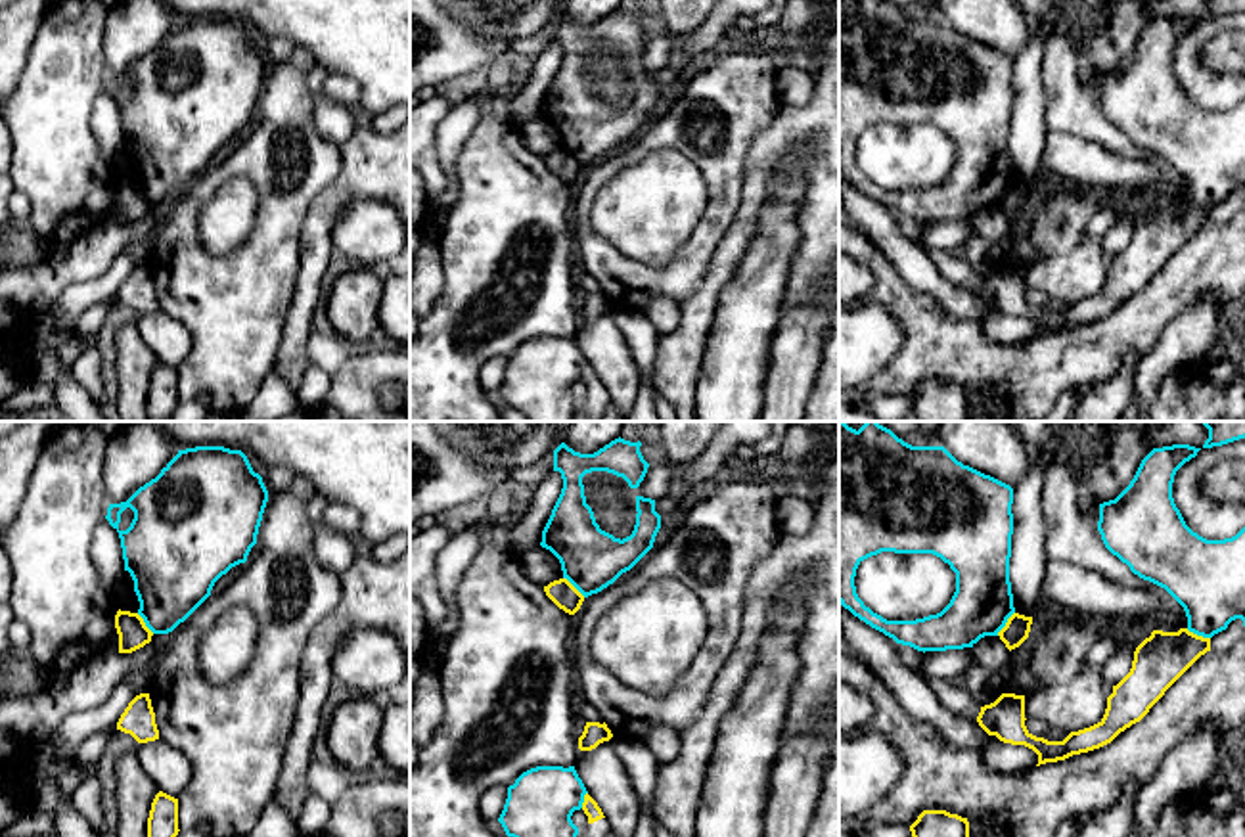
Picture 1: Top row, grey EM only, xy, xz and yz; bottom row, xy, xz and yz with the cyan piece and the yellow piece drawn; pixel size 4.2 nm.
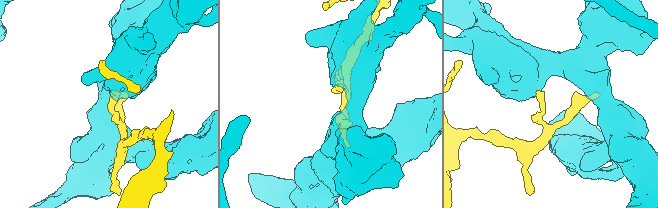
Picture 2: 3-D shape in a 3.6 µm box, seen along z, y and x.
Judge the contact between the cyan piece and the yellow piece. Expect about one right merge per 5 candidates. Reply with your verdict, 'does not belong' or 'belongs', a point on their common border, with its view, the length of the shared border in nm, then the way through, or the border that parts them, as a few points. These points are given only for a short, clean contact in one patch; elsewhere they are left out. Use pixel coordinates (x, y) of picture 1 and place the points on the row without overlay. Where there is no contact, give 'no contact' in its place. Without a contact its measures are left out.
does not belong; contact yz (1006, 192); length 130 nm

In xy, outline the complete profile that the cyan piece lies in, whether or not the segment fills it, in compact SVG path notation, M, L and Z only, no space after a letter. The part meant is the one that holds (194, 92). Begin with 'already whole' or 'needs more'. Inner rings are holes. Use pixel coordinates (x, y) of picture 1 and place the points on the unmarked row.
already whole; M195 17L178 21L161 44L140 57L126 73L109 75L105 90L119 103L124 142L130 144L140 172L138 186L153 205L172 203L211 167L222 146L247 132L251 119L257 115L266 73L268 61L262 48L253 42L241 21ZM126 79L134 82L134 90L126 102L121 102L121 84Z

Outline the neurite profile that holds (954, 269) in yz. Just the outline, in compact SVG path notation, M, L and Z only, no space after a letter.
M933 249L931 259L948 282L962 289L977 291L981 276L962 257Z

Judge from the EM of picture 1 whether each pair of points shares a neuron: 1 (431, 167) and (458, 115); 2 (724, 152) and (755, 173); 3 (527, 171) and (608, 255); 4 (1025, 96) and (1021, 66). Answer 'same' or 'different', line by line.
1: different
2: different
3: different
4: same

